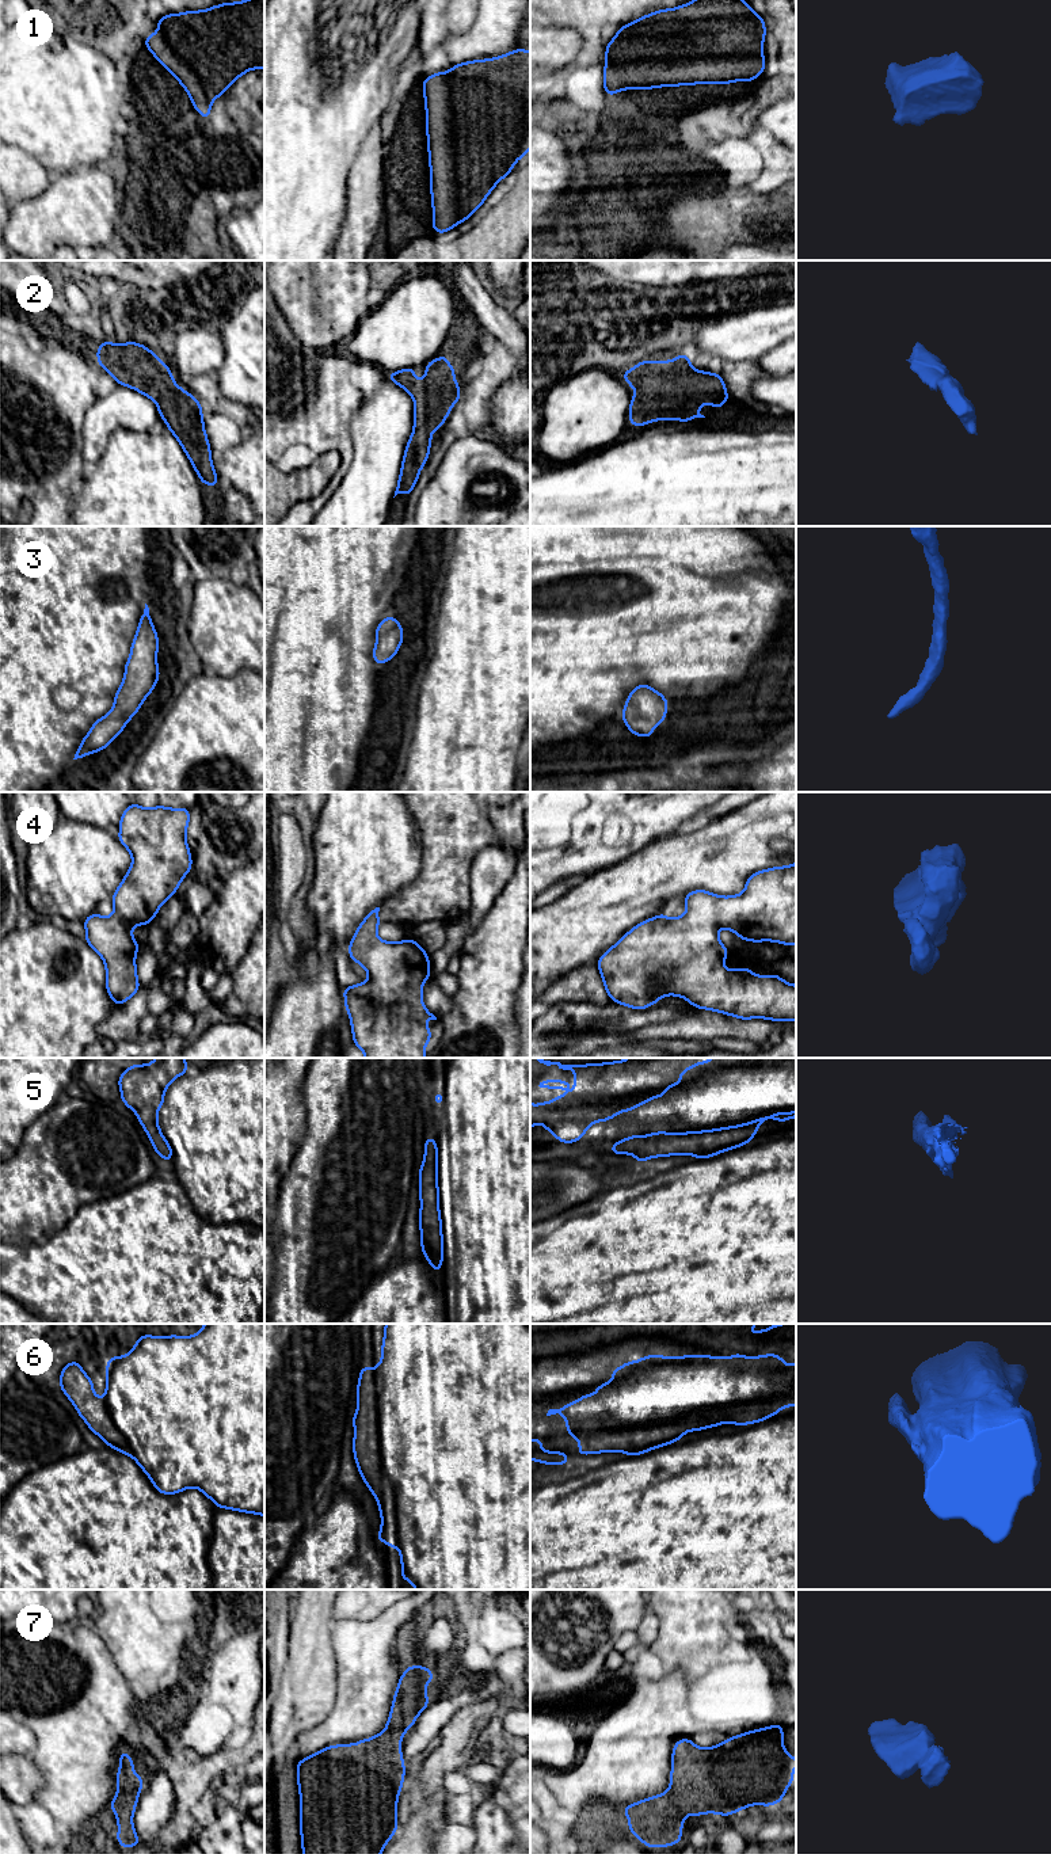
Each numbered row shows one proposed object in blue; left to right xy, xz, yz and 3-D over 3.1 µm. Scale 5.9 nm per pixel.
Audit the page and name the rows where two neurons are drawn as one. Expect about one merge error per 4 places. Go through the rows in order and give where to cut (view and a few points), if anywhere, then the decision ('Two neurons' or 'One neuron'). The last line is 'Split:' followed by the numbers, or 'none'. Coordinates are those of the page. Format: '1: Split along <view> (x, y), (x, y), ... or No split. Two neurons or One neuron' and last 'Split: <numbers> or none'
1: No split. One neuron
2: No split. One neuron
3: No split. One neuron
4: No split. One neuron
5: No split. One neuron
6: Split along yz (781, 1407), (773, 1398), (738, 1401), (669, 1422), (571, 1434). Two neurons
7: No split. One neuron
Split: 6

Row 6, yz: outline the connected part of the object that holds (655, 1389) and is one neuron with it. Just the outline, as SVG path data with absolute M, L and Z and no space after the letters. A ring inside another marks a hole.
M774 1354L762 1356L655 1356L647 1355L643 1359L624 1363L612 1371L613 1379L597 1387L593 1396L584 1394L579 1400L559 1409L549 1409L547 1416L561 1413L568 1434L583 1429L620 1429L646 1427L660 1423L670 1423L705 1409L723 1409L738 1402L755 1402L774 1398L781 1409L796 1405L796 1362L784 1364L785 1359Z

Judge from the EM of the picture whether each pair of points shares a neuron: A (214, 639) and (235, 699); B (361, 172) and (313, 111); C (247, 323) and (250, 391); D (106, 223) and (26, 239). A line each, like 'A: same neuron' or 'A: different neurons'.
A: different neurons
B: different neurons
C: same neuron
D: same neuron

